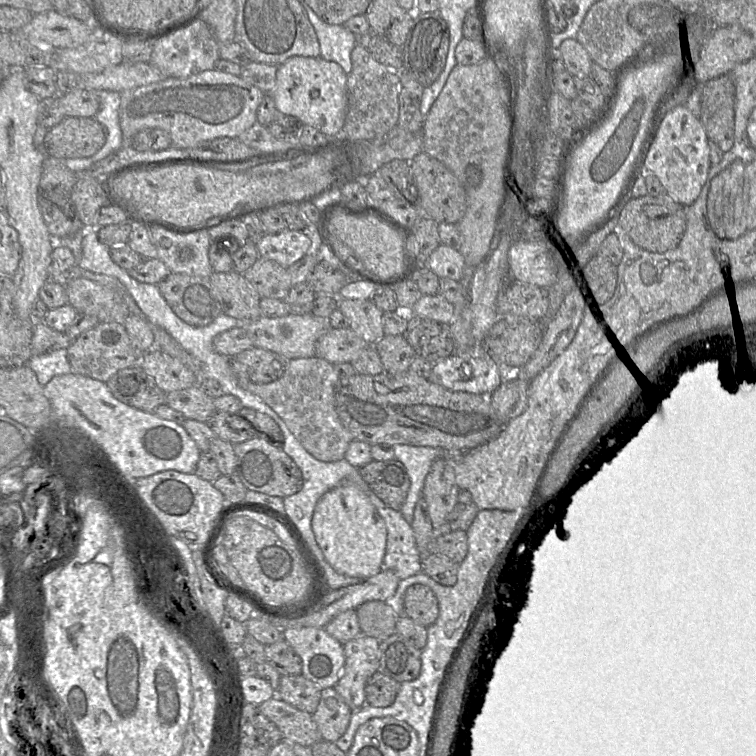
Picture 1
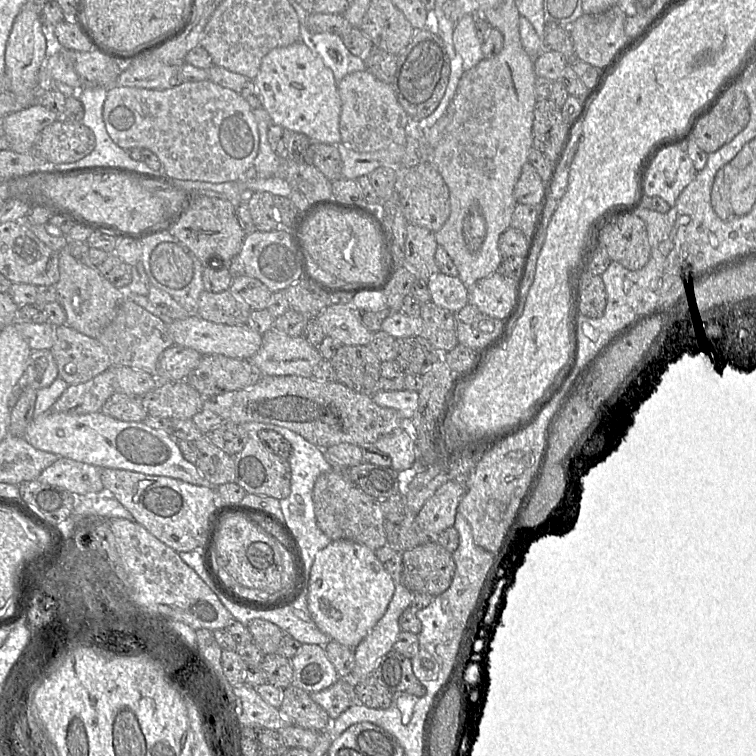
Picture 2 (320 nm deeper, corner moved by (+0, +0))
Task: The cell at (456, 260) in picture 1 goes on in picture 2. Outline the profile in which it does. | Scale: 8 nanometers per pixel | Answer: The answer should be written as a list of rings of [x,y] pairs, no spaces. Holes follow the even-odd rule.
[[[440,271],[428,279],[431,301],[453,313],[469,303],[468,289],[459,277],[452,277]]]

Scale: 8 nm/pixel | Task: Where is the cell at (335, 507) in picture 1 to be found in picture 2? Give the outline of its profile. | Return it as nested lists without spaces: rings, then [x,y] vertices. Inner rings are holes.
[[[332,540],[315,555],[308,578],[308,610],[322,632],[355,648],[385,613],[395,586],[375,550],[350,540]]]

